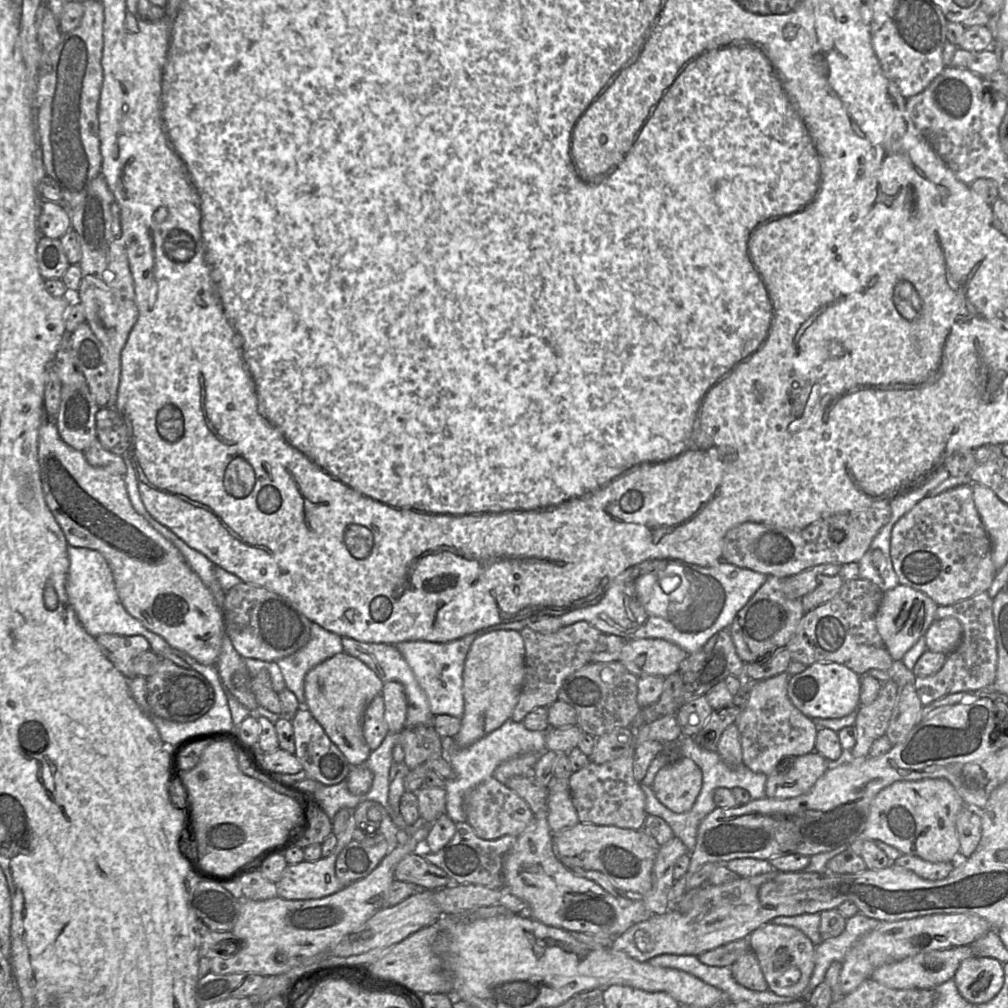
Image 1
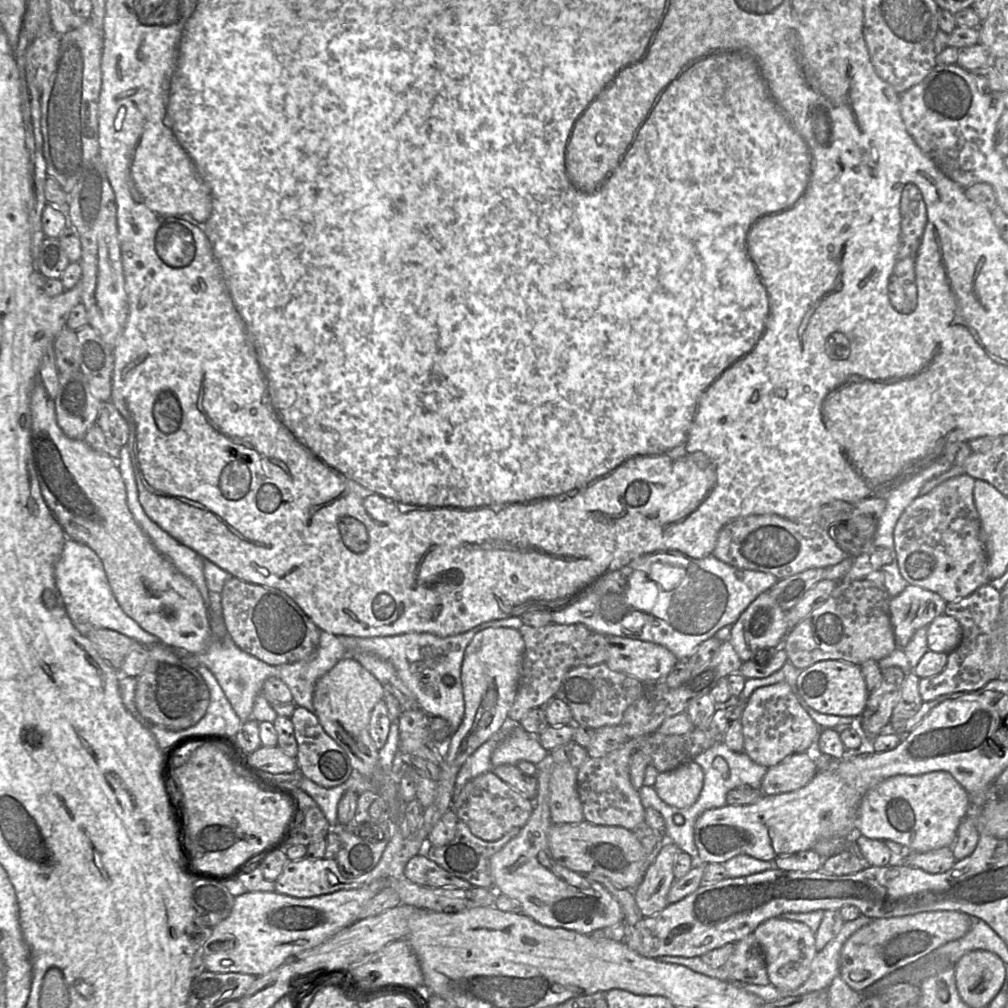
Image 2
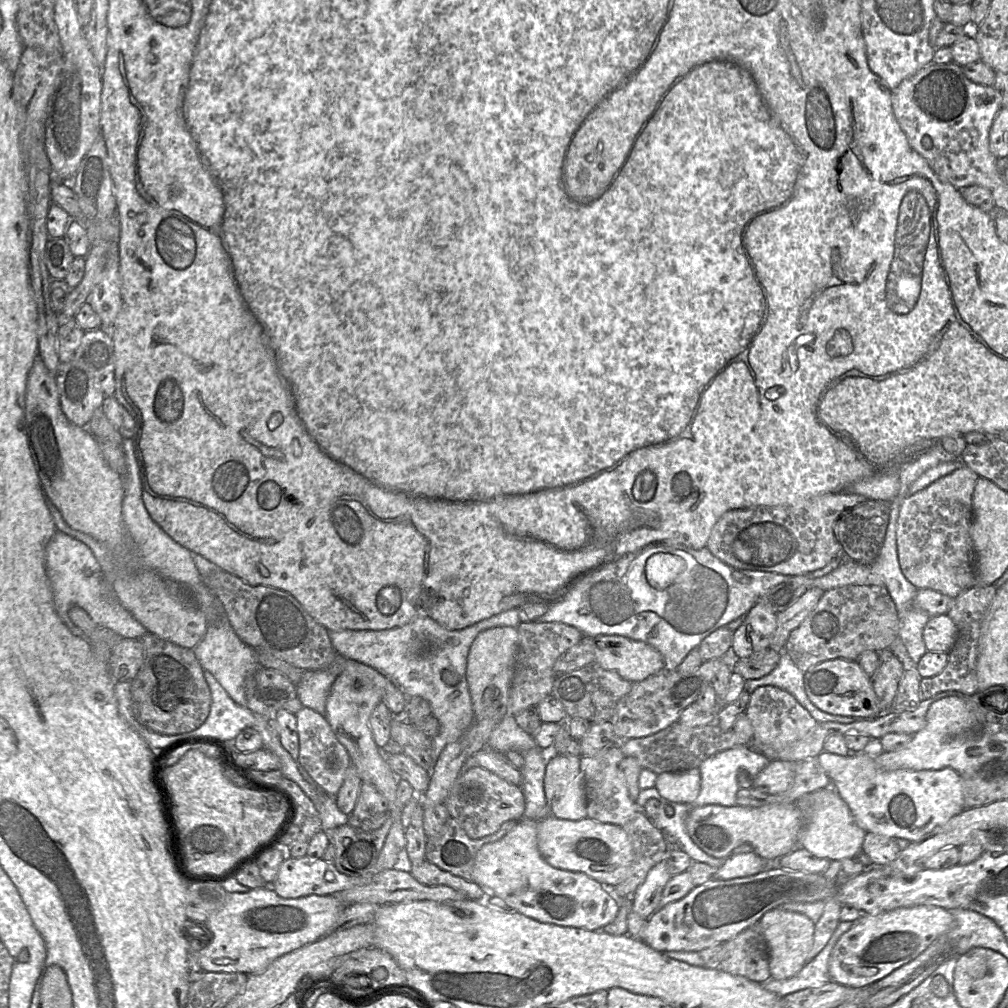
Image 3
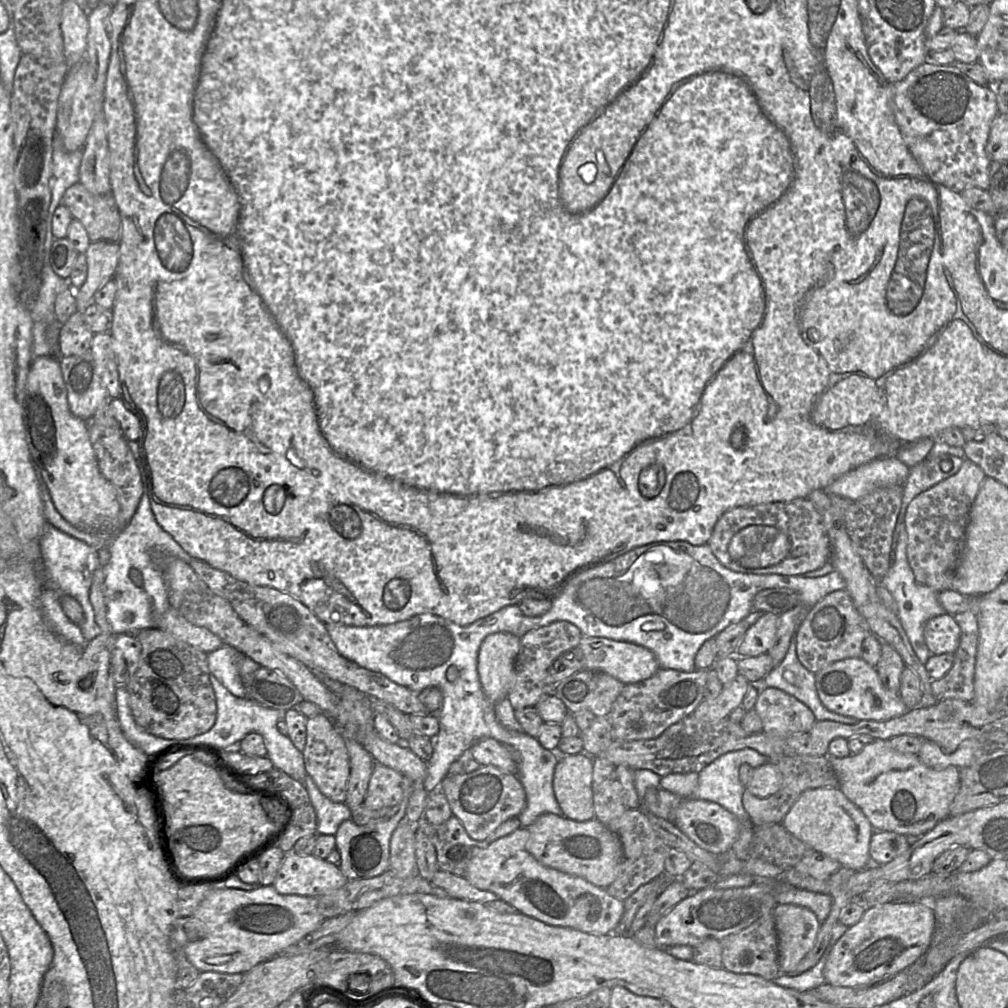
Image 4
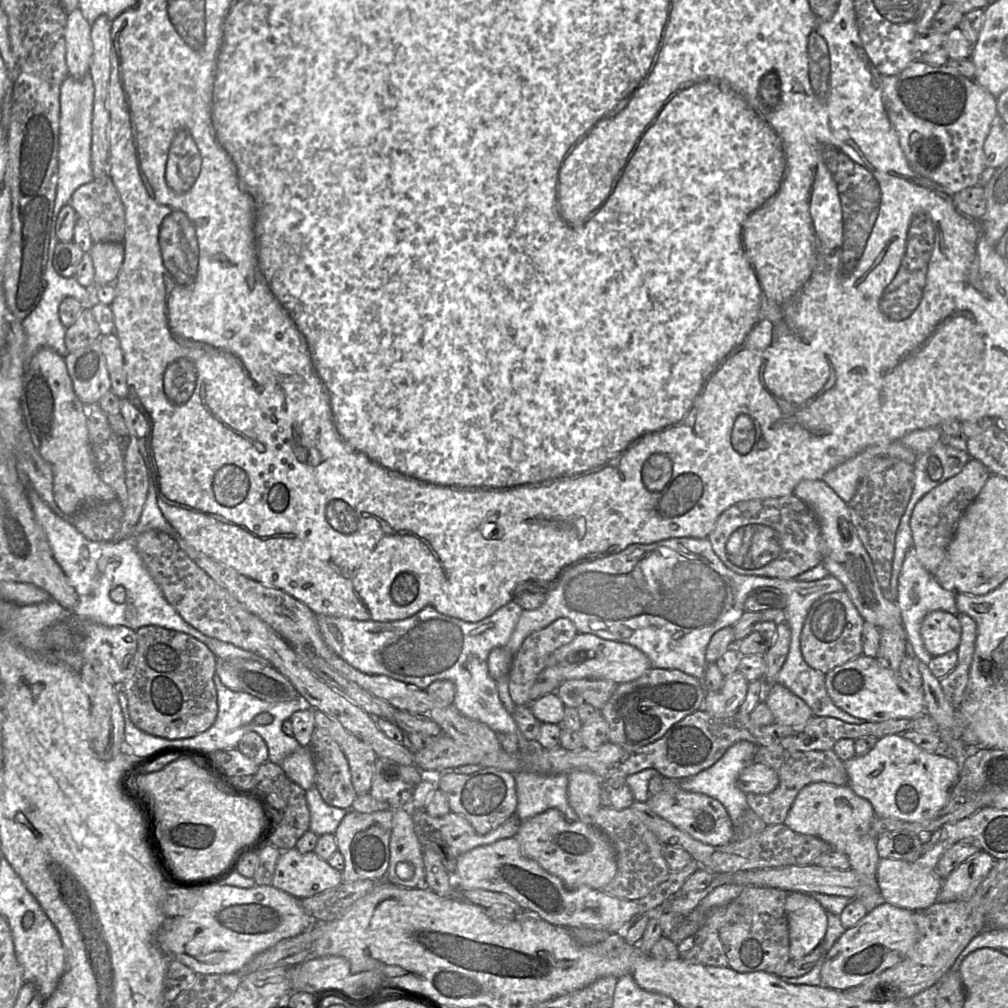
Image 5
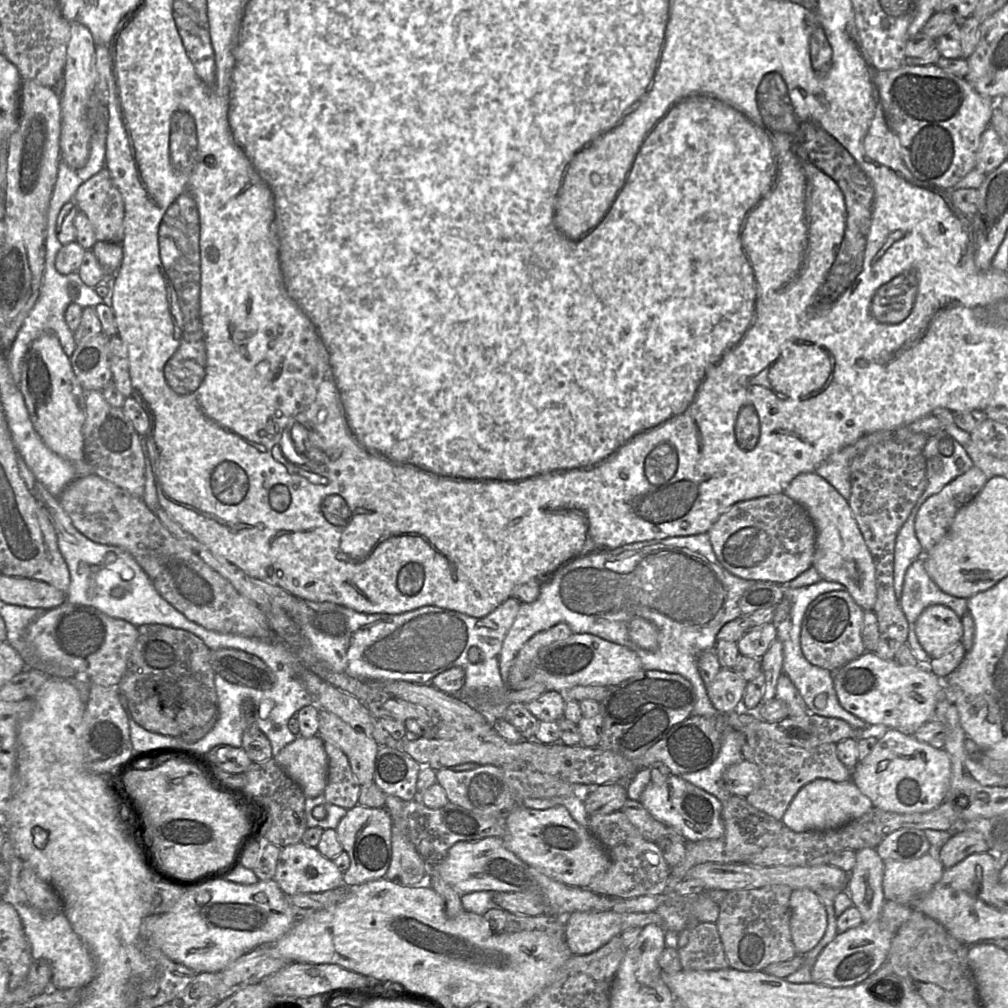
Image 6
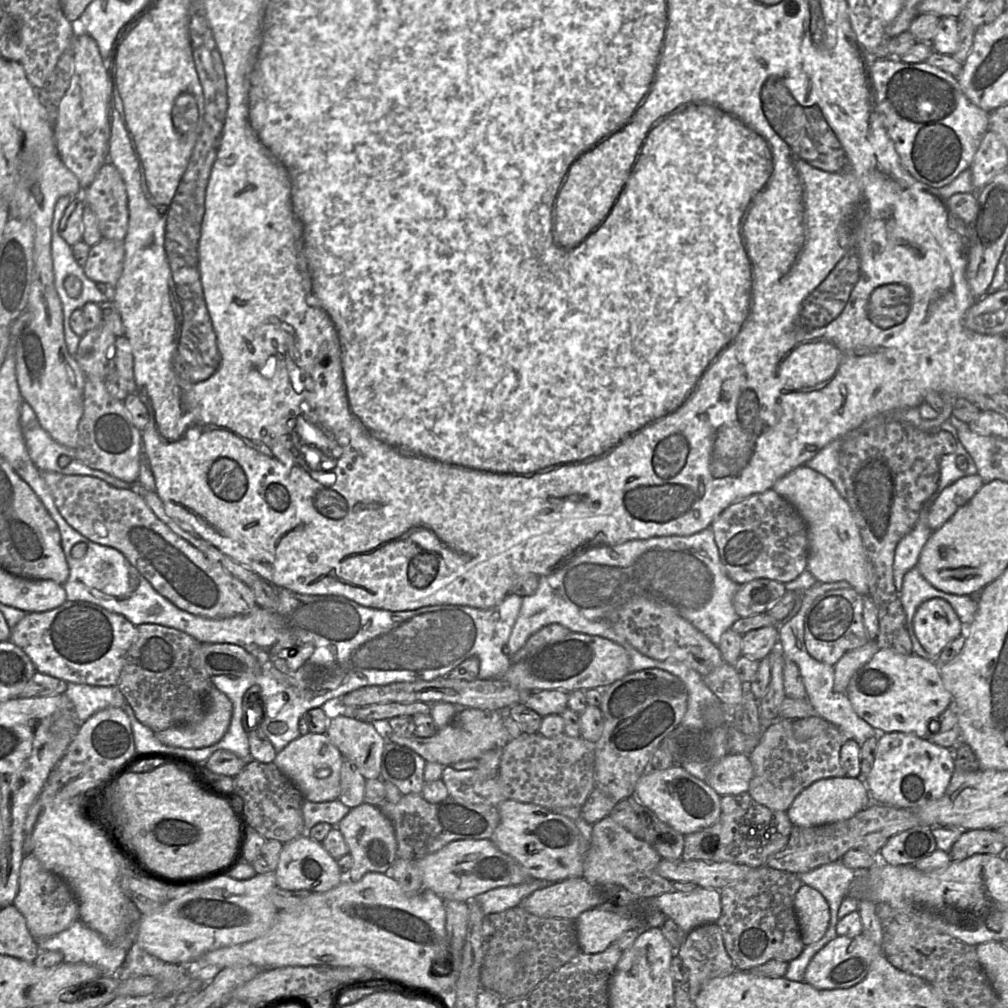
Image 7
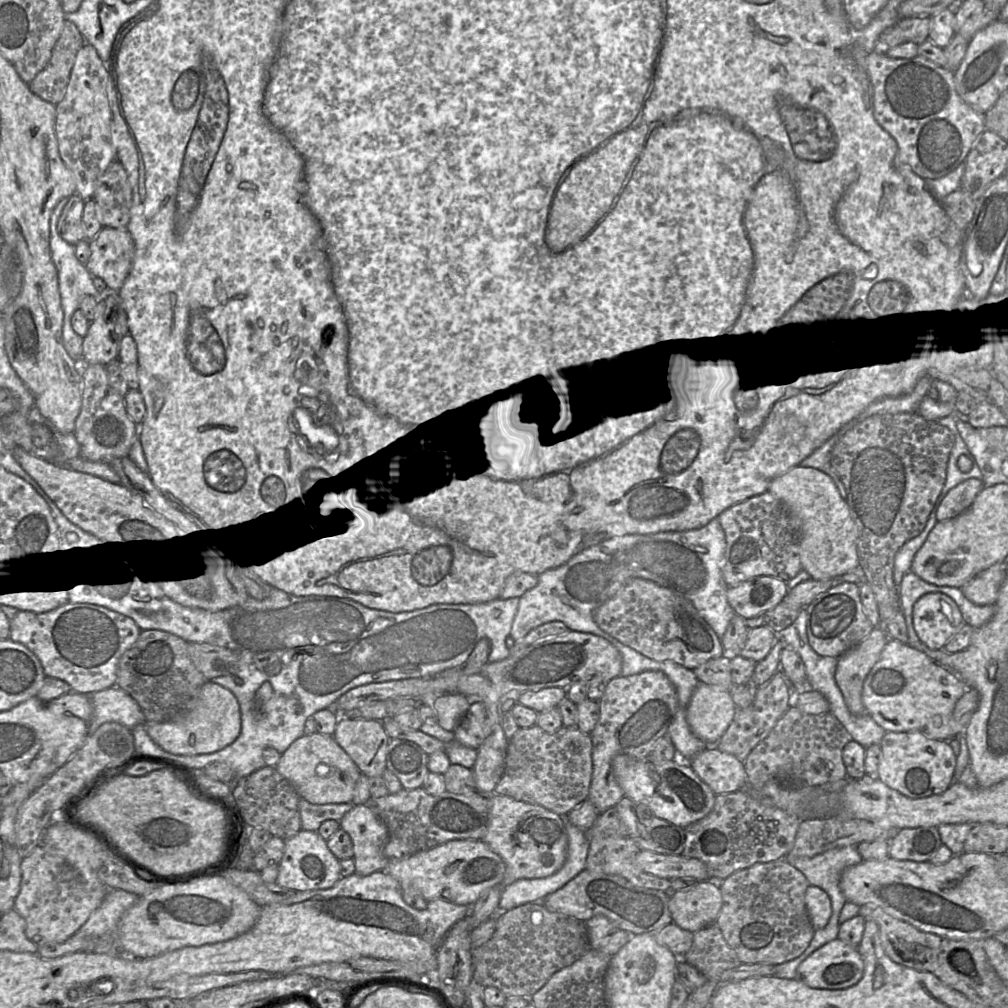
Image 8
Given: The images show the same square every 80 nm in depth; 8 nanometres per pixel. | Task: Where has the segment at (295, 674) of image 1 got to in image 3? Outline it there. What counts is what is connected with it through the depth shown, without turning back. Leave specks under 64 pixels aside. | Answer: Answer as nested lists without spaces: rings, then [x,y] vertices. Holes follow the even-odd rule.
[[[331,670],[305,671],[299,683],[295,684],[297,698],[304,707],[326,716],[326,701],[336,673]]]

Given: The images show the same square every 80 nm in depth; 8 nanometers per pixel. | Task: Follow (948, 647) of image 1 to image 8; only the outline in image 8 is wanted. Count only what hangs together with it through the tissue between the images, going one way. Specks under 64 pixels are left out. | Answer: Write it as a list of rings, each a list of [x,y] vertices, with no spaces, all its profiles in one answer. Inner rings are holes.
[[[941,593],[920,598],[913,607],[912,621],[919,640],[931,650],[943,649],[965,624],[957,604]]]

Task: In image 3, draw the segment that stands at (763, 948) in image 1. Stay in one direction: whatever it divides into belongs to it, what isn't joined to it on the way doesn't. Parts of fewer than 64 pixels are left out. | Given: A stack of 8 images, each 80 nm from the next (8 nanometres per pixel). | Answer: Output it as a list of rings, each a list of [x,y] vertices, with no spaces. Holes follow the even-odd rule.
[[[778,907],[768,911],[759,921],[759,926],[769,952],[769,970],[774,980],[789,979],[800,972],[808,962],[813,947],[815,923],[804,914]]]

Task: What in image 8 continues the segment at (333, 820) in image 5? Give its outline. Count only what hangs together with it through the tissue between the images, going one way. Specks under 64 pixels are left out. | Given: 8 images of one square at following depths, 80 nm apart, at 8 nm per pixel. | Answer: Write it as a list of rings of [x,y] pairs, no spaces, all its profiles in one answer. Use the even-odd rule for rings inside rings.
[[[299,799],[298,808],[301,819],[301,828],[307,831],[317,832],[319,826],[326,820],[336,820],[341,818],[353,808],[350,802],[312,804],[305,799]]]

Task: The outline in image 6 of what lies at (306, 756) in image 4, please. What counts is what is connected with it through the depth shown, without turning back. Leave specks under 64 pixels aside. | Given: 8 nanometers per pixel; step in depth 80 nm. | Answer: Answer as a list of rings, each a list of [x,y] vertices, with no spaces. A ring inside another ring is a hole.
[[[324,741],[324,749],[328,757],[328,772],[322,795],[333,805],[352,809],[358,805],[361,785],[352,772],[347,756],[338,746]]]

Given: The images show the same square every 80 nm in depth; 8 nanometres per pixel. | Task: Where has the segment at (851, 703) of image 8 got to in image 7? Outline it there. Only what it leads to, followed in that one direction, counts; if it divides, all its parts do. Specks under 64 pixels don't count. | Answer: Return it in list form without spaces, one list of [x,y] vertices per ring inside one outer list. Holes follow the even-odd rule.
[[[869,639],[863,646],[845,653],[834,665],[834,691],[846,694],[853,675],[868,663],[879,650],[875,639]]]

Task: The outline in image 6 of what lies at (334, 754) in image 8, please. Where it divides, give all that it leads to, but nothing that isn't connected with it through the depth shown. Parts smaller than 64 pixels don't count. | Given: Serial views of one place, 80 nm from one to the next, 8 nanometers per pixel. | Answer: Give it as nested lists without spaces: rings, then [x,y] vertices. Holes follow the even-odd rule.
[[[320,736],[297,737],[274,759],[301,788],[306,798],[323,794],[327,782],[328,757]]]

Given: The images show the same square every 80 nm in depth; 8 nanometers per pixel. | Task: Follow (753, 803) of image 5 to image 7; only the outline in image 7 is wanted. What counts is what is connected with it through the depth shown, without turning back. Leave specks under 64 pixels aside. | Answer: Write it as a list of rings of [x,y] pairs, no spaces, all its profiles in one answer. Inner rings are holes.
[[[777,719],[764,728],[756,747],[749,754],[753,777],[748,794],[757,803],[786,812],[796,796],[817,780],[846,776],[840,762],[840,749],[847,738],[836,726],[805,741],[794,737],[791,719]]]

